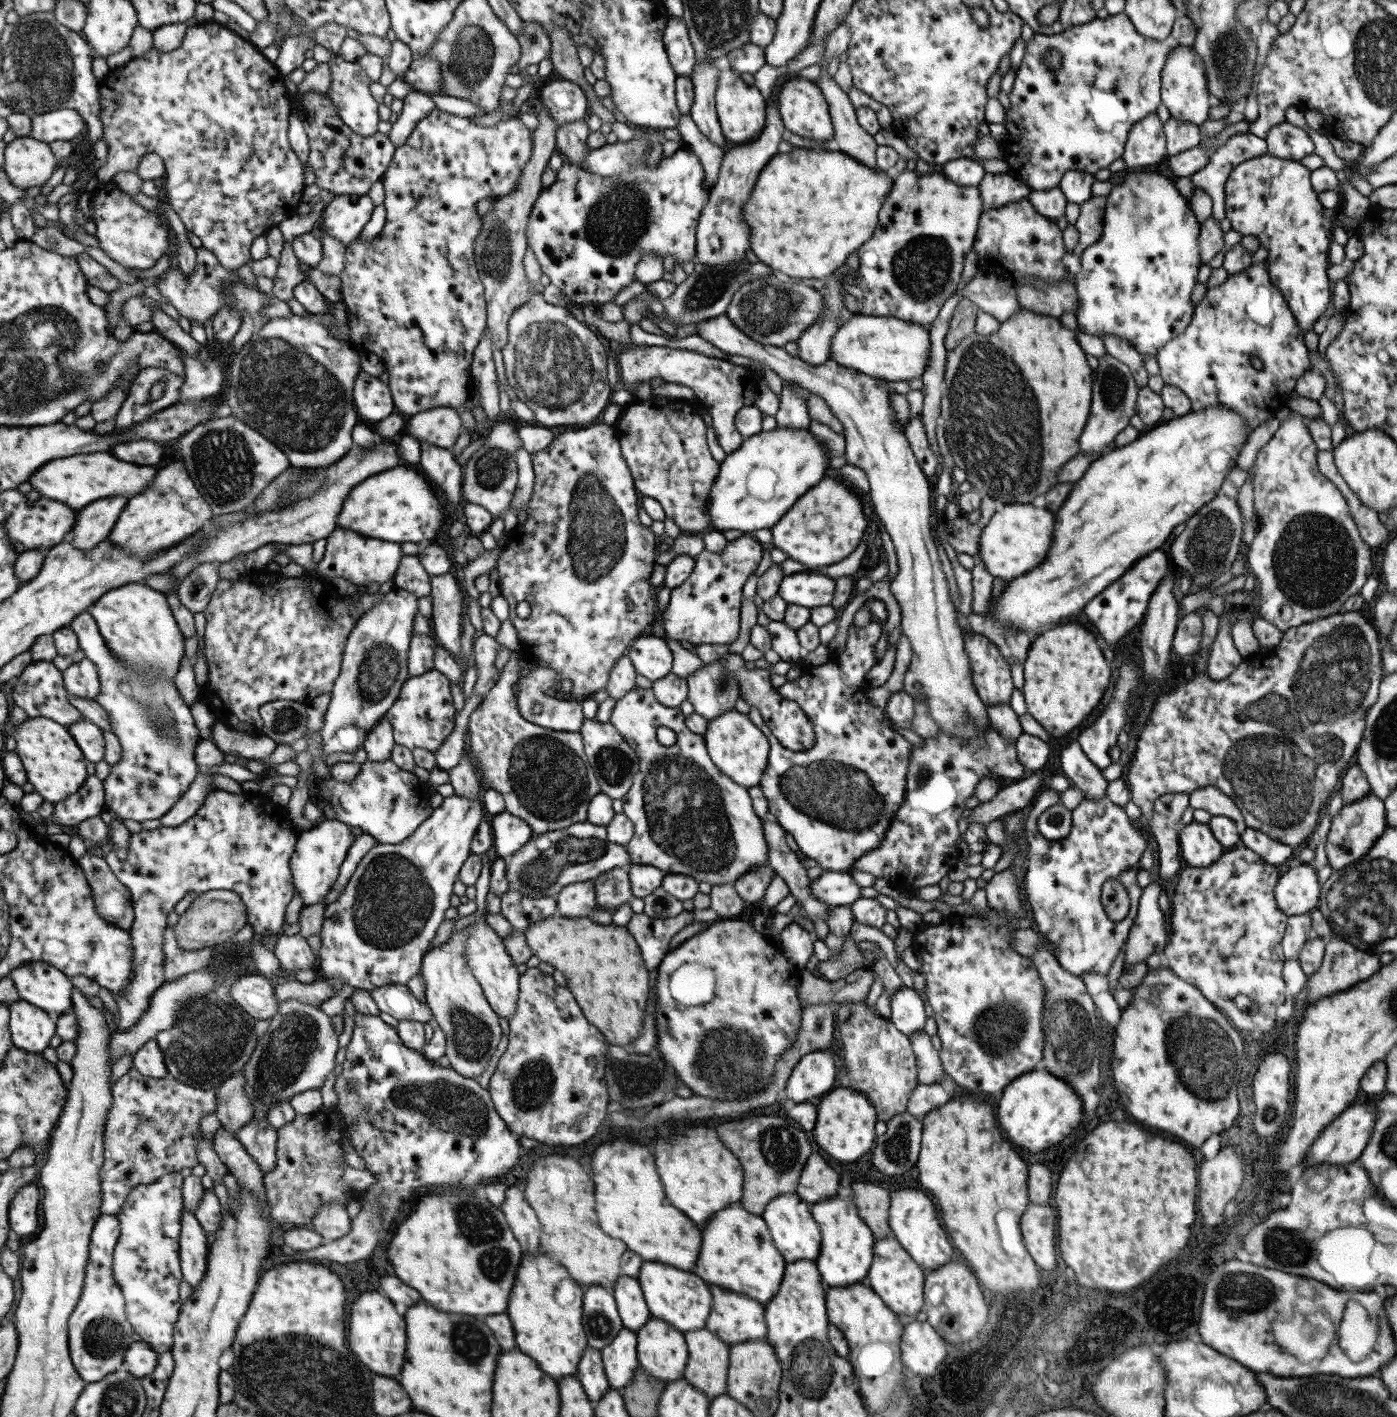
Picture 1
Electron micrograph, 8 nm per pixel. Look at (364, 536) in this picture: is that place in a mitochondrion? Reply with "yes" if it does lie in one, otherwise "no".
no

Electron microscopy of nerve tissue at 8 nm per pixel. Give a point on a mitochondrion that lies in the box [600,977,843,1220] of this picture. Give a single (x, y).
(717, 1059)

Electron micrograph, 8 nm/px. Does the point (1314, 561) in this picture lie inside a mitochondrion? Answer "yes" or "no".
yes

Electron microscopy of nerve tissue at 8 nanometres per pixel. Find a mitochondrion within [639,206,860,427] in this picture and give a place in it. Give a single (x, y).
(768, 308)

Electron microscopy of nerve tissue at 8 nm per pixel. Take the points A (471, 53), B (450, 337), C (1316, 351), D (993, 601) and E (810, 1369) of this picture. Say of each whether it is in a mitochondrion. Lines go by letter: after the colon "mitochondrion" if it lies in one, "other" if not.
A: mitochondrion
B: other
C: other
D: other
E: mitochondrion

